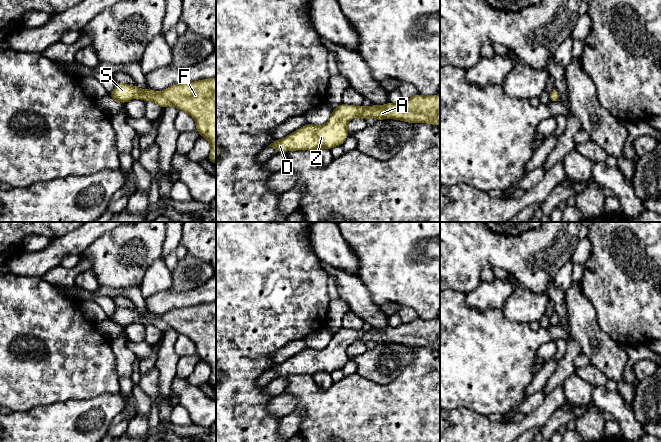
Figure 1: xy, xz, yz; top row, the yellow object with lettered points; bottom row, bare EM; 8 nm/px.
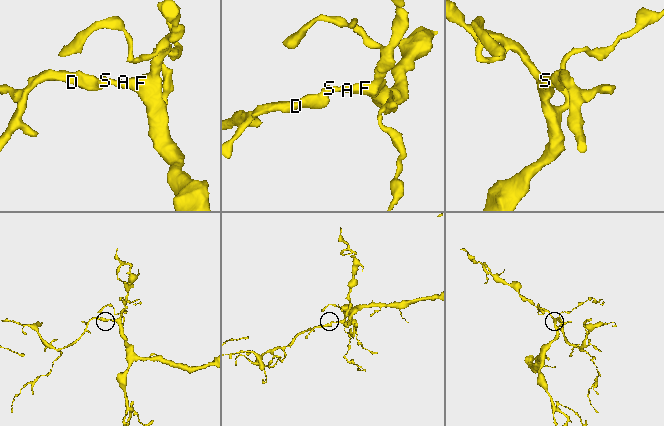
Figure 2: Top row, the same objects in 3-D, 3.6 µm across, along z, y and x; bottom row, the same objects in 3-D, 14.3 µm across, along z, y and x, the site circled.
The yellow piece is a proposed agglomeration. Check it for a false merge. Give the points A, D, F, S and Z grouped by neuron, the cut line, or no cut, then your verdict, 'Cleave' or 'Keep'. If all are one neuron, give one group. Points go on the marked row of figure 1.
Groups: A D F S Z. No split. Keep

